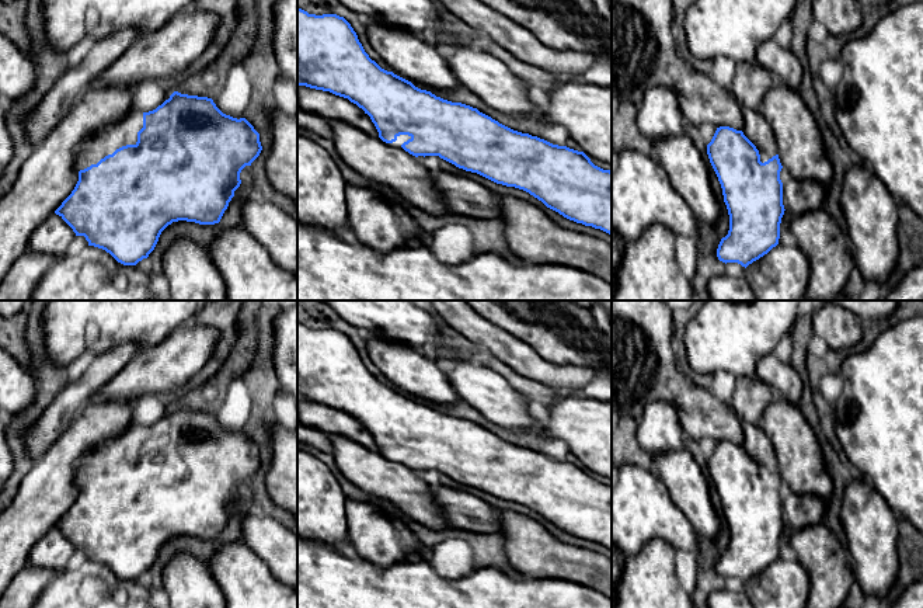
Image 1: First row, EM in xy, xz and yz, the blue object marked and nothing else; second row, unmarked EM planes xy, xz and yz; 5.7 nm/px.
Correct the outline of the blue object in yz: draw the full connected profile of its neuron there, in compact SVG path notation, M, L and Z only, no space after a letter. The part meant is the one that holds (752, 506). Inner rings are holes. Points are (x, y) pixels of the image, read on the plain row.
M742 423L743 444L717 442L707 459L710 477L722 503L724 517L729 529L729 545L721 553L717 571L722 577L738 577L748 581L779 559L780 538L784 529L783 483L773 444L760 425Z

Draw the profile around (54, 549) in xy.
M52 528L34 545L27 566L60 573L67 569L67 562L74 552L76 548L62 531Z

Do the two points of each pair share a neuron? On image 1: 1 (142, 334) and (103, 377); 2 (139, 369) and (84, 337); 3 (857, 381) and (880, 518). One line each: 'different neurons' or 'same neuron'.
1: different neurons
2: different neurons
3: different neurons

